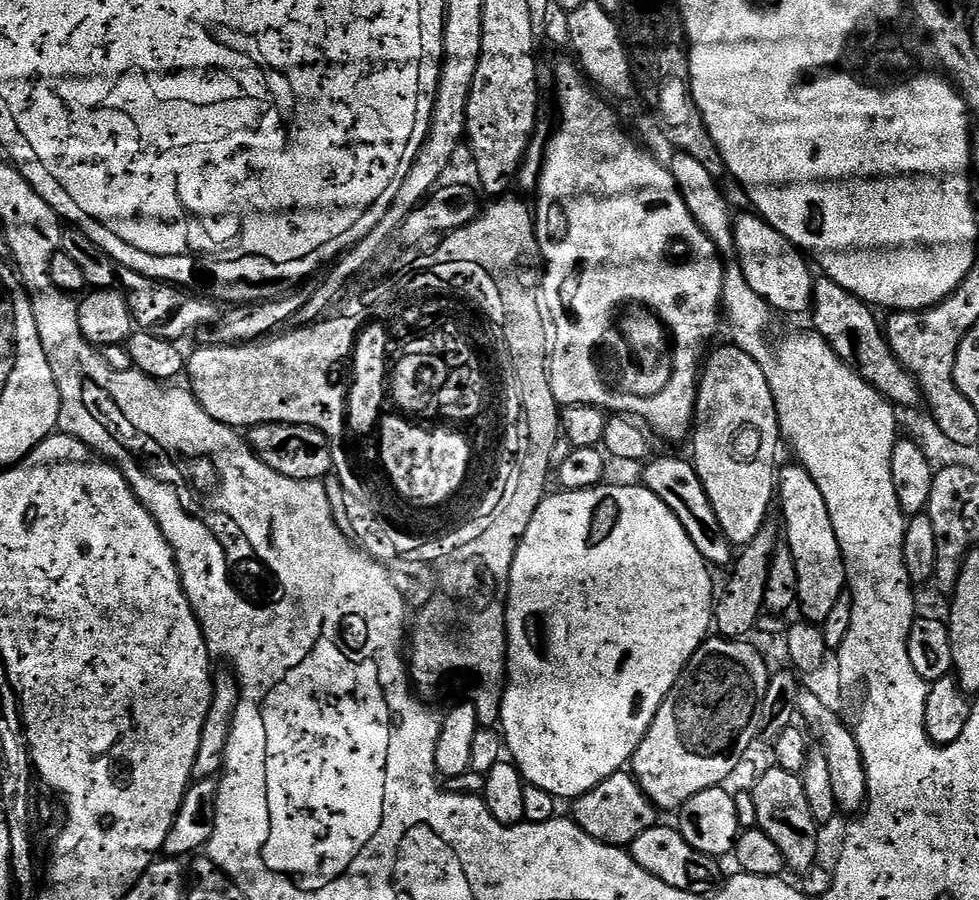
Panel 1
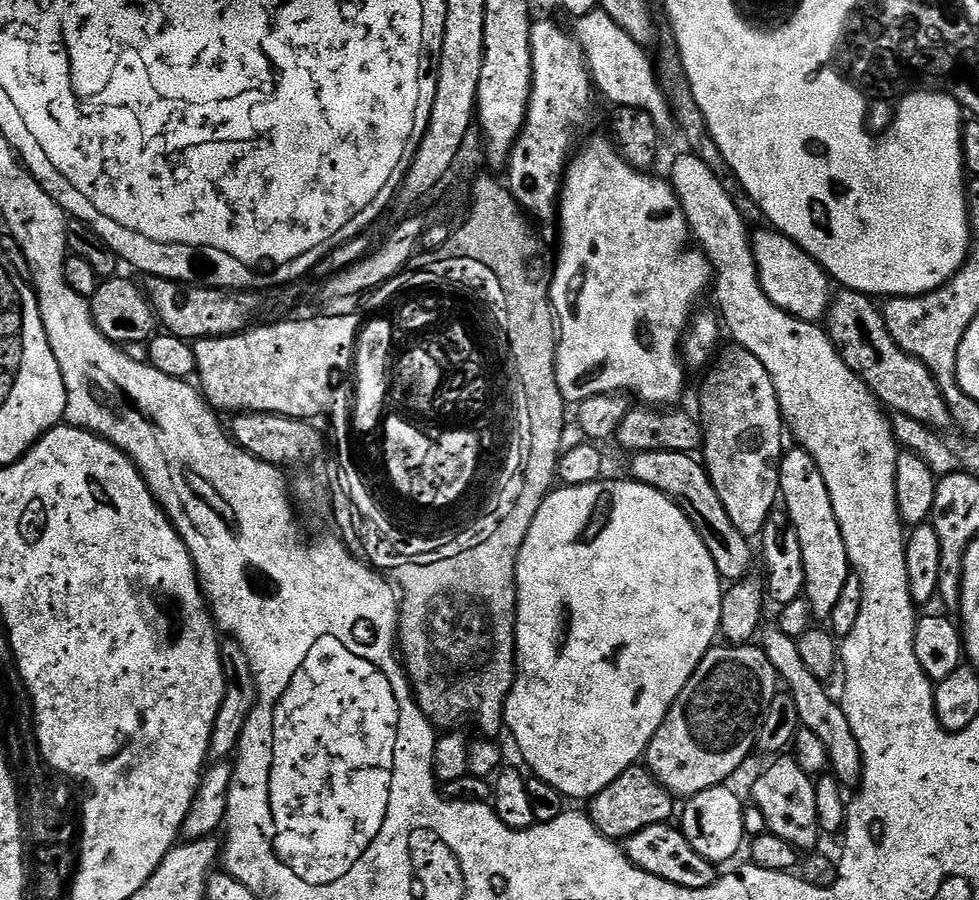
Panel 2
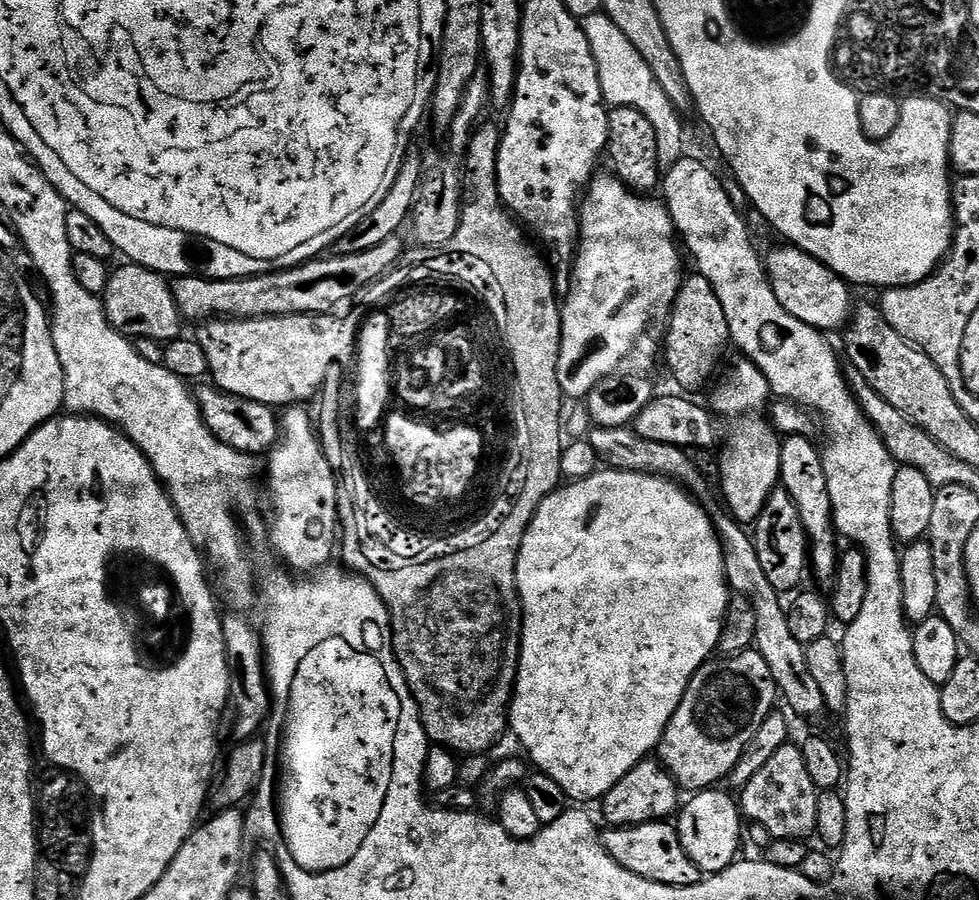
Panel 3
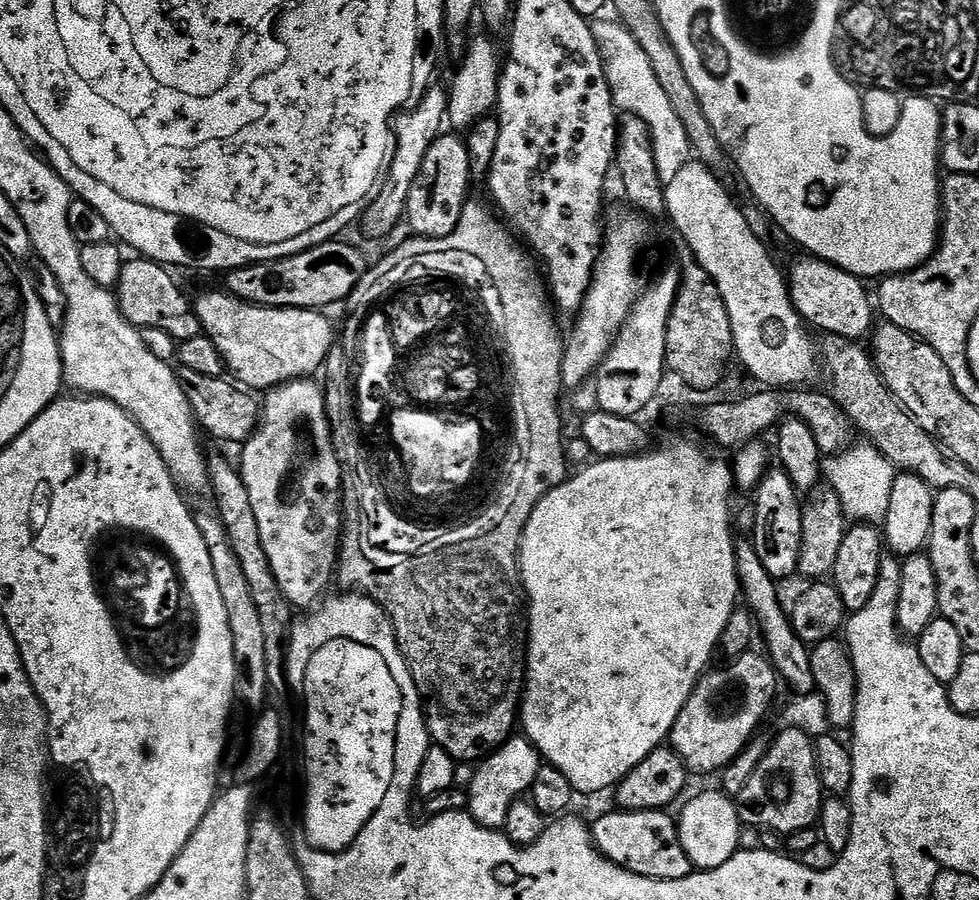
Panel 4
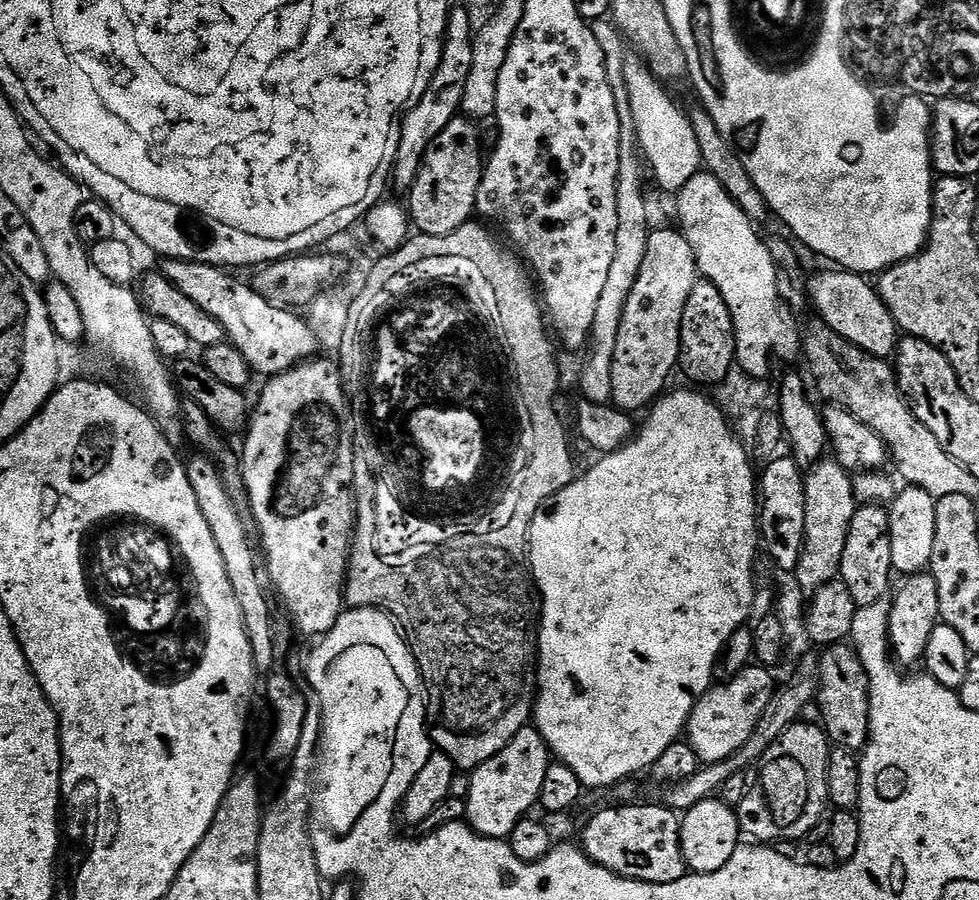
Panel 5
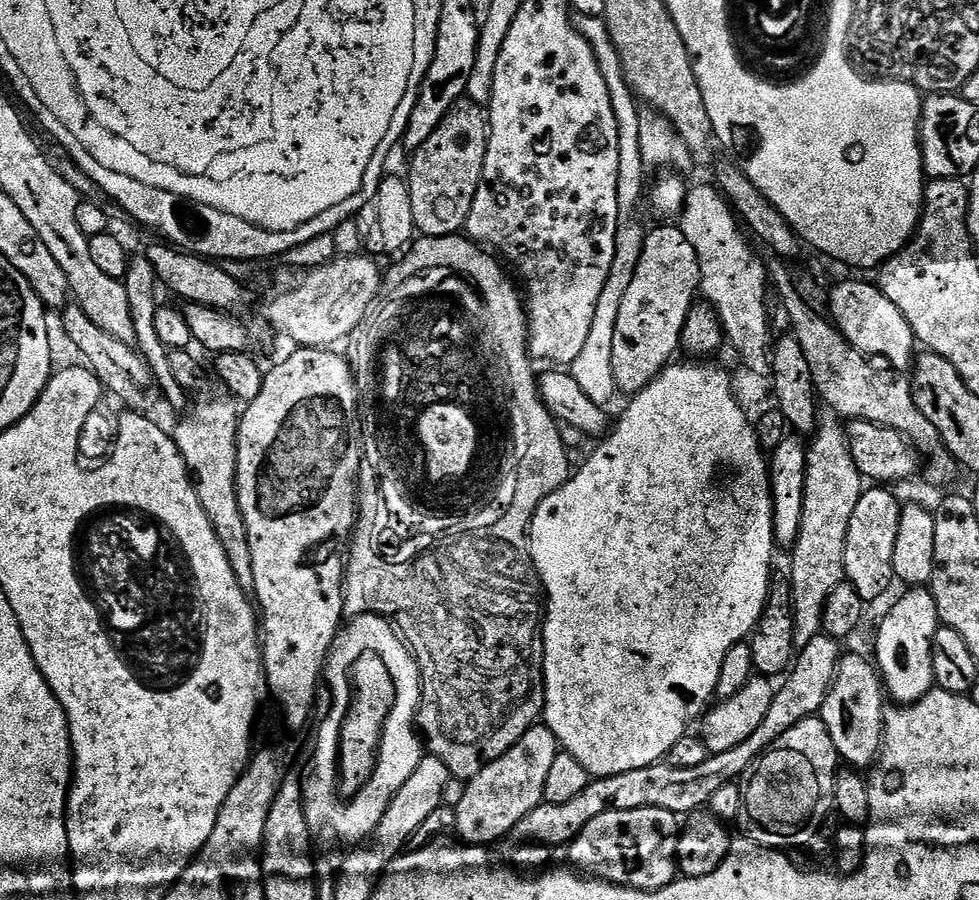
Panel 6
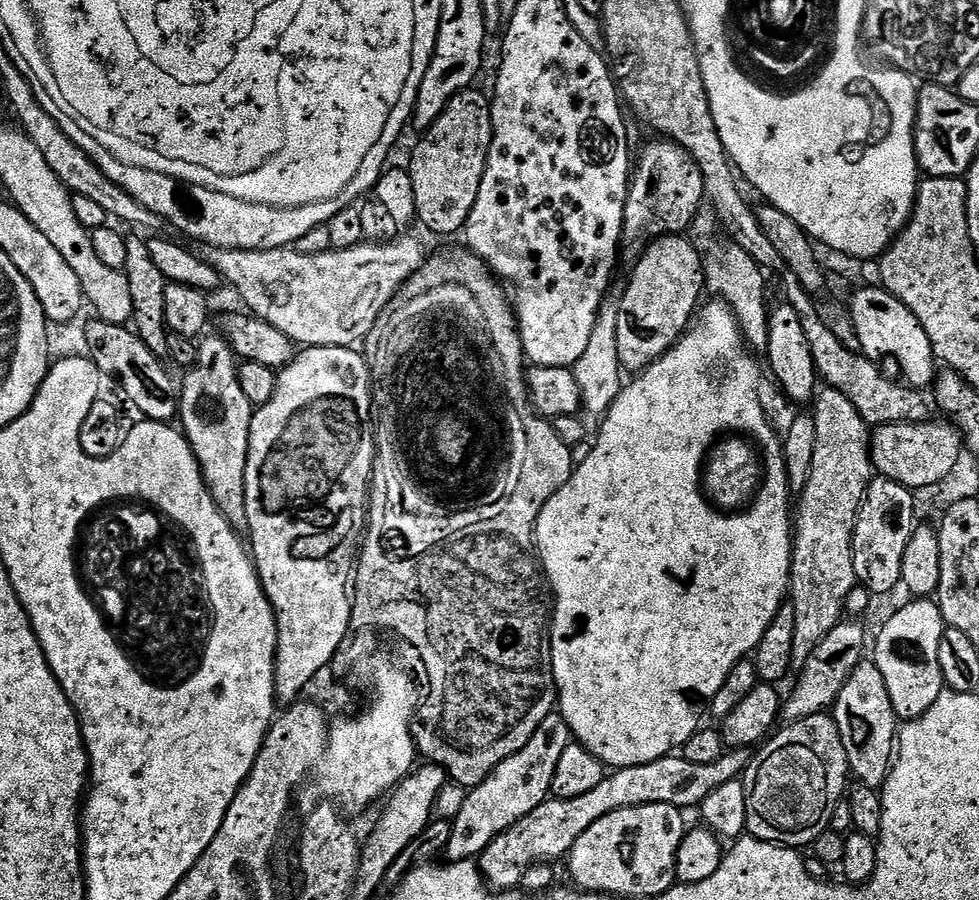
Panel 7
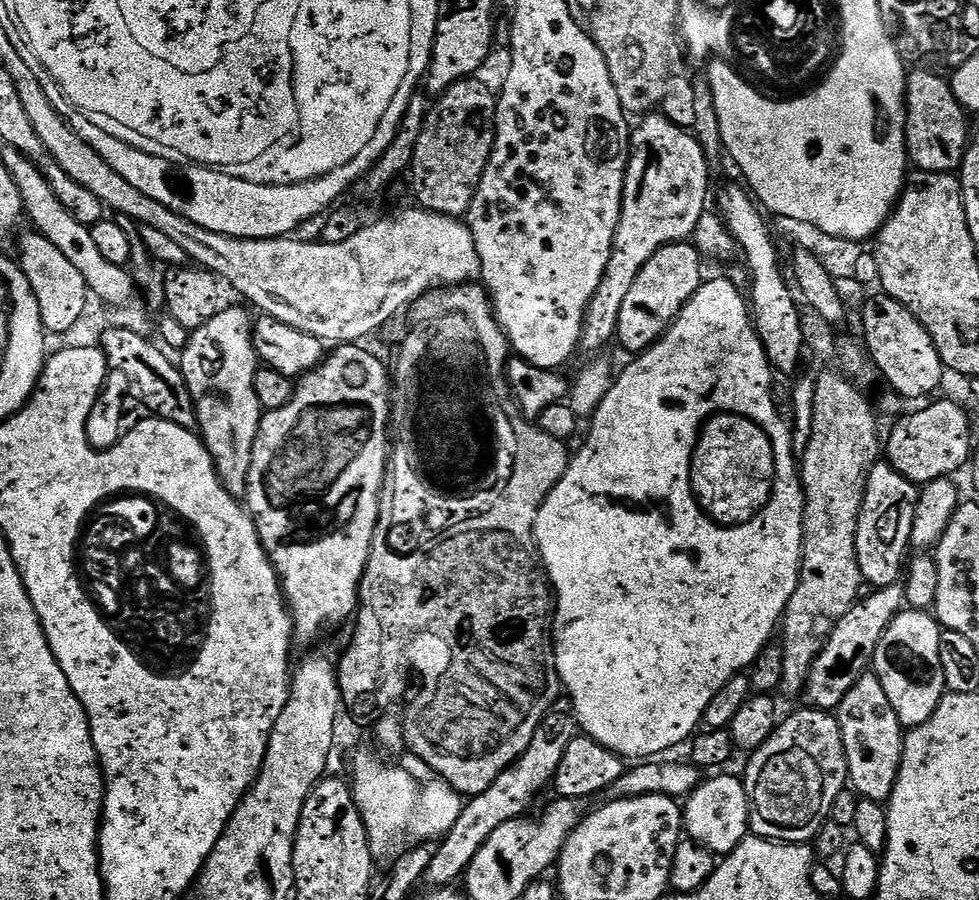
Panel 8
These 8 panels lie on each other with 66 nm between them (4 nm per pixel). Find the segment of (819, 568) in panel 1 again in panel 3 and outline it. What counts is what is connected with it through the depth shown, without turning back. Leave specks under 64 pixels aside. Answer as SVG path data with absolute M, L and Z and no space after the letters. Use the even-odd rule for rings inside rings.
M806 436L787 437L780 445L780 484L790 494L794 506L798 506L798 518L802 518L804 532L808 536L808 558L810 561L811 575L816 575L822 583L831 585L836 579L841 553L836 552L836 540L838 533L836 525L832 522L832 503L830 502L830 490L826 486L826 470L824 469L824 457L819 447L815 448L813 441Z

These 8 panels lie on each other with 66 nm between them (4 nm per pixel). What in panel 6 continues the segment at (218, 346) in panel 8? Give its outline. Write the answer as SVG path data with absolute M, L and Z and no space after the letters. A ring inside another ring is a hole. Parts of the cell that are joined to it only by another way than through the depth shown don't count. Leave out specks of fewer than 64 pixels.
M224 396L204 400L196 409L193 407L177 423L174 439L188 467L188 475L191 476L192 483L196 486L200 505L206 510L230 558L230 566L234 566L234 574L238 582L246 590L252 590L254 589L254 566L250 558L248 531L246 522L242 518L242 506L238 502L238 486L236 485L236 467L238 466L236 439L242 412L235 399Z

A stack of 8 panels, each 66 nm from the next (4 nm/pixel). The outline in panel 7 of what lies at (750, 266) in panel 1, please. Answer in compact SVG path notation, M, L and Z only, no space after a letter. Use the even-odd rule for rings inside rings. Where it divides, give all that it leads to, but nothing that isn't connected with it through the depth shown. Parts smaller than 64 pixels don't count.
M875 287L864 288L861 292L853 291L850 296L850 311L854 330L857 332L858 341L861 343L860 352L873 362L880 362L883 356L893 356L900 363L900 372L905 376L901 377L911 387L917 390L927 389L927 384L929 387L938 374L938 361L932 354L930 338L926 338L926 330L922 330L918 318L914 318L914 314L910 314L910 310L901 300L894 298L884 287Z

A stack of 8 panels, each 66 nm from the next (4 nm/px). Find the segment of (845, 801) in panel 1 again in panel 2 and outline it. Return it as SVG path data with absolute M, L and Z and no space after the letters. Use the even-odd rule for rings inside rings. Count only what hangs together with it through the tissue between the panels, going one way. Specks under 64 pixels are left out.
M765 627L759 637L759 647L764 649L766 658L772 663L772 669L782 681L783 687L794 698L794 706L798 710L798 718L803 727L808 728L818 738L822 738L822 746L826 746L826 754L830 765L830 772L841 785L851 786L860 783L860 751L858 742L854 738L854 730L850 730L850 722L846 722L846 714L840 709L835 699L828 697L825 681L810 674L802 656L798 654L796 640L780 632L778 627Z

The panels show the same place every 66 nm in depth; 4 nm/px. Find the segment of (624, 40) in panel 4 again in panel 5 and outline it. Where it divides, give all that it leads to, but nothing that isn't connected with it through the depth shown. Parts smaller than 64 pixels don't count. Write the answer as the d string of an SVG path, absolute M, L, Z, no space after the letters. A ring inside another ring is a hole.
M627 61L624 74L629 89L628 97L632 106L639 151L659 186L674 194L703 167L698 138L694 135L693 124L689 122L687 113L681 111L669 98L662 88L663 83L641 61L635 61Z

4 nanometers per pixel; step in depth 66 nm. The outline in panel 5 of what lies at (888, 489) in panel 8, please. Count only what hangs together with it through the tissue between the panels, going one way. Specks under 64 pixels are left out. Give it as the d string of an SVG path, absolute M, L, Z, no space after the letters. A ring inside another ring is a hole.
M864 504L857 507L850 522L850 534L846 534L846 550L842 550L842 566L839 579L843 580L858 608L874 606L874 602L889 595L894 569L890 558L890 522L887 507Z

